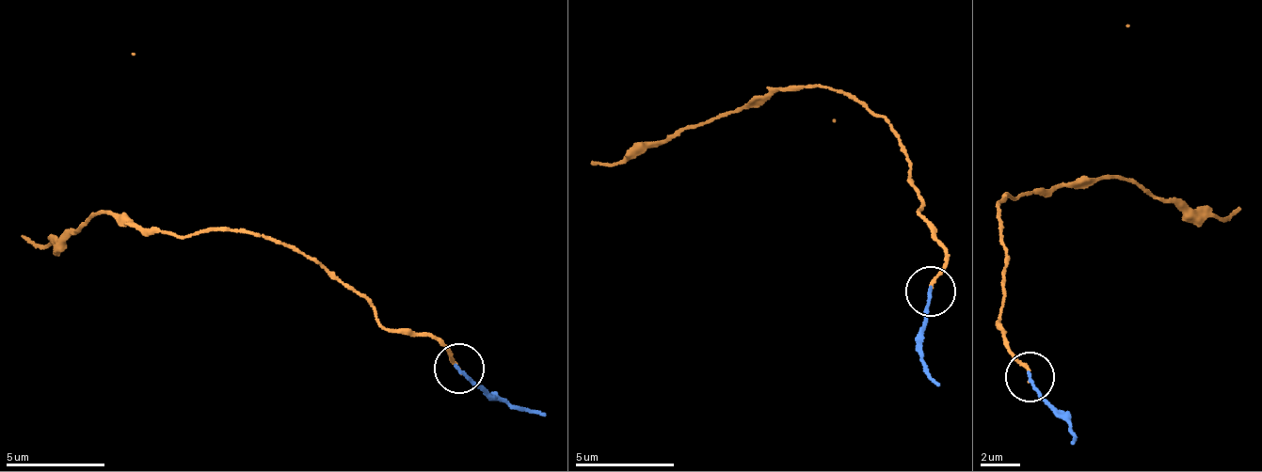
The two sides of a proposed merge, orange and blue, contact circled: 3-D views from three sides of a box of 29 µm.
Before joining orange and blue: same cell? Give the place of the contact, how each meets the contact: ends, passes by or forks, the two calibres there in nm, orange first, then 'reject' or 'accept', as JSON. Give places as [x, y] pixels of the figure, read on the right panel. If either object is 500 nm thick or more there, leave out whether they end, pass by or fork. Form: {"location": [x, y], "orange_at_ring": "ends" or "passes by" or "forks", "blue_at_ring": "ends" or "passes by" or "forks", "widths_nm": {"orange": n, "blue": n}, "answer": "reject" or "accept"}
{"location": [1030, 376], "orange_at_ring": "ends", "blue_at_ring": "ends", "widths_nm": {"orange": 150, "blue": 160}, "answer": "accept"}

